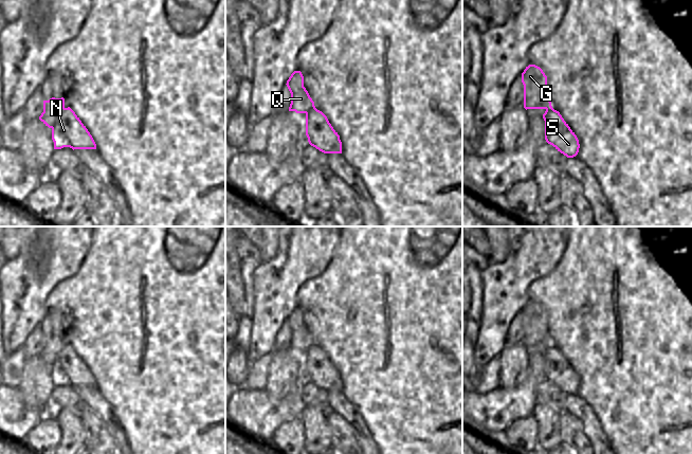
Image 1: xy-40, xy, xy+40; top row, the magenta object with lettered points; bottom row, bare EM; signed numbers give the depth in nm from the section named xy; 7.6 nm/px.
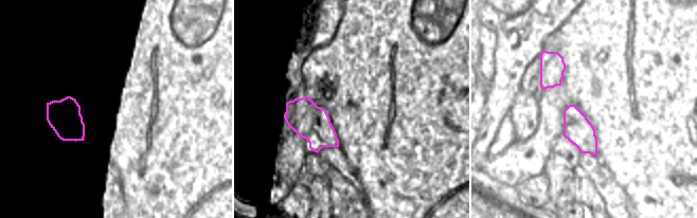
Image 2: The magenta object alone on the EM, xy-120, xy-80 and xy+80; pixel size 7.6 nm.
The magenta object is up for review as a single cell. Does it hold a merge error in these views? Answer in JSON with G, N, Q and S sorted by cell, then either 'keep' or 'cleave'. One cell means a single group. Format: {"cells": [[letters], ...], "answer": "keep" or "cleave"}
{"cells": [["G", "Q"], ["N", "S"]], "answer": "cleave"}

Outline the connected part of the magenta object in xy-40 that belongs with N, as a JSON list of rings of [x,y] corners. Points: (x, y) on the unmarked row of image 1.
[[[63,334],[43,338],[43,349],[39,357],[52,366],[54,386],[96,386],[86,363],[70,344],[65,344]]]

